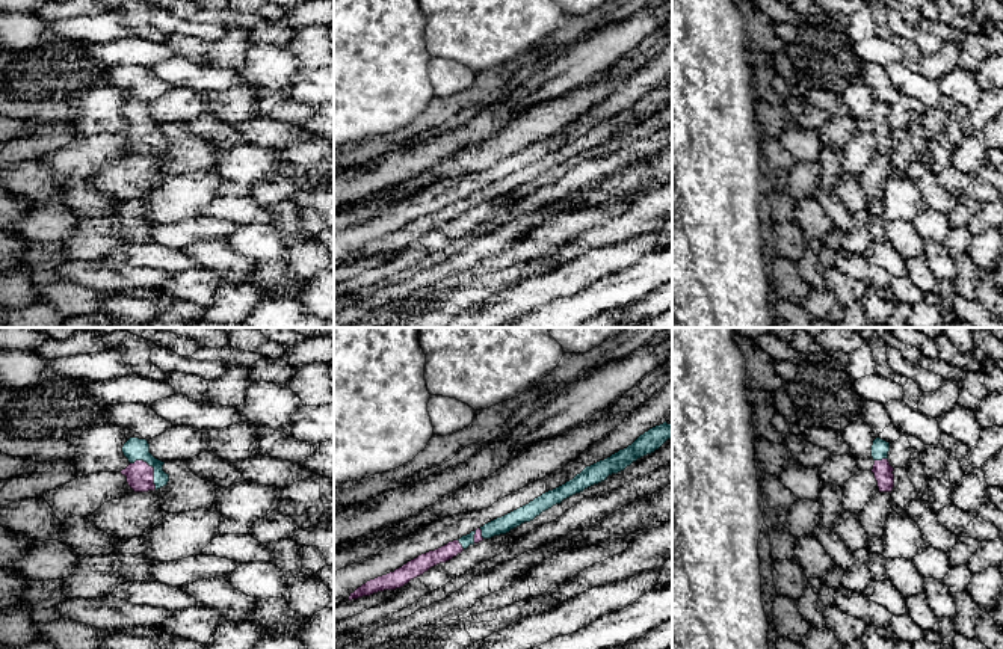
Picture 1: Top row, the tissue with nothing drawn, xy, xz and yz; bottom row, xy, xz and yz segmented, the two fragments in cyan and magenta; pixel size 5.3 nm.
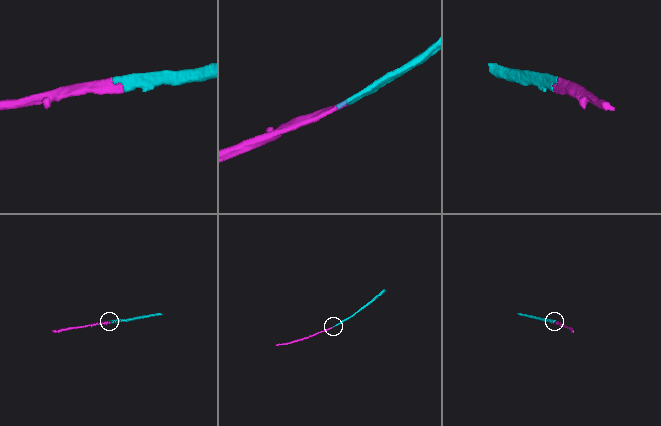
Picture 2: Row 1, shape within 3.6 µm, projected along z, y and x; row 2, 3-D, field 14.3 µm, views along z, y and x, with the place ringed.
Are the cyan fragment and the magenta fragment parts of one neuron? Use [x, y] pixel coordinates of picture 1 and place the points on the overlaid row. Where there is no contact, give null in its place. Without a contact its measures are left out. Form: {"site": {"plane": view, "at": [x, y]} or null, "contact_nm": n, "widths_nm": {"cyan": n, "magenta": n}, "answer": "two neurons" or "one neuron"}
{"site": {"plane": "xy", "at": [153, 467]}, "contact_nm": 200, "widths_nm": {"cyan": 120, "magenta": 140}, "answer": "one neuron"}

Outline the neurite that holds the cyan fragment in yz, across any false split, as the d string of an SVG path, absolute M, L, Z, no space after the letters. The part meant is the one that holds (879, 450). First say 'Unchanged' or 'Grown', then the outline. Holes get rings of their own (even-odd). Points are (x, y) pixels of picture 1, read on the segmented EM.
Grown. M876 438L872 445L875 460L872 472L878 481L879 492L891 492L894 488L894 468L888 462L890 442Z

